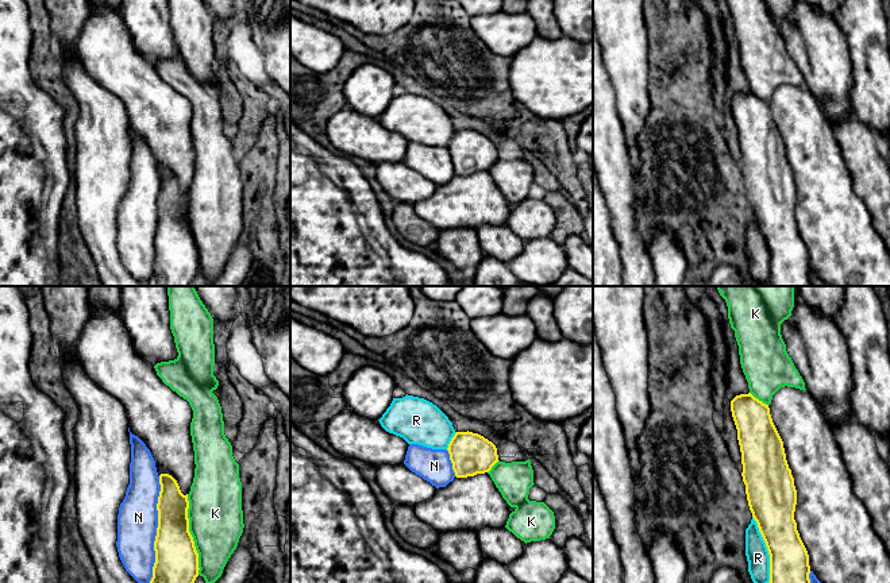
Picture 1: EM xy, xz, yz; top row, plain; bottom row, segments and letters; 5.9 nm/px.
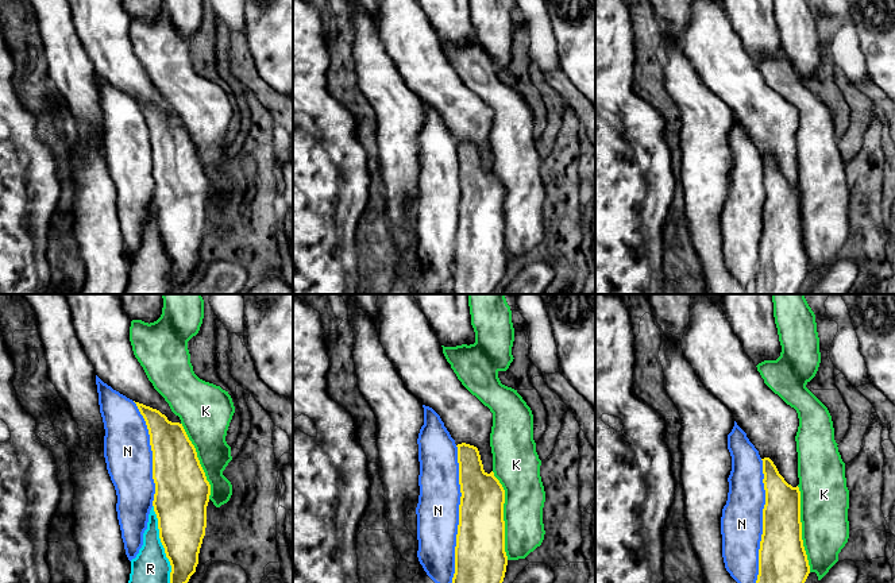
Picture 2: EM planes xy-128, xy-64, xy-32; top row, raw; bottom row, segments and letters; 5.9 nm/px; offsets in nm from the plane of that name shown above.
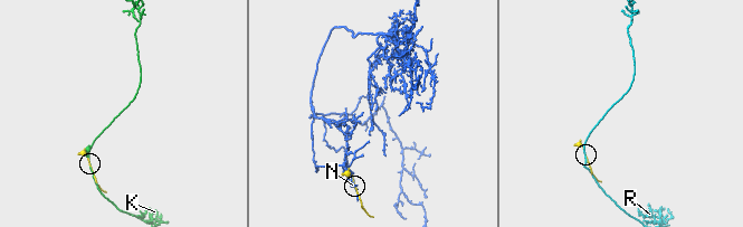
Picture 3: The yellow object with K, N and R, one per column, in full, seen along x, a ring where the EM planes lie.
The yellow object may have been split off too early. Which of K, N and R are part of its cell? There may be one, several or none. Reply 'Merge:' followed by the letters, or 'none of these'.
Merge: none of these

